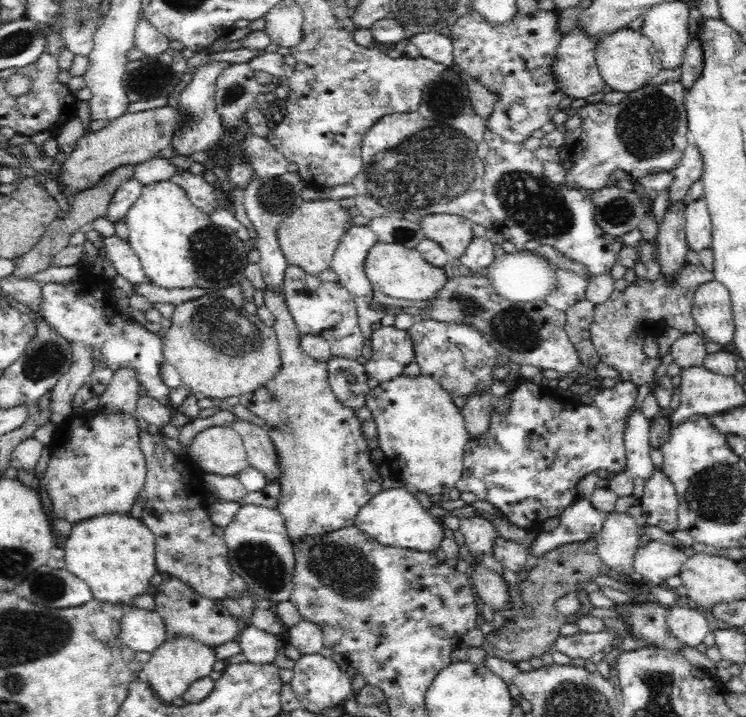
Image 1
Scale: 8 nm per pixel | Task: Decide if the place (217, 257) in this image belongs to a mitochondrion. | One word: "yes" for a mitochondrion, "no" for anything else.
yes

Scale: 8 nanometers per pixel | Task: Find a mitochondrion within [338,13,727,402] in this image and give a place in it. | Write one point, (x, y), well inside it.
(433, 167)

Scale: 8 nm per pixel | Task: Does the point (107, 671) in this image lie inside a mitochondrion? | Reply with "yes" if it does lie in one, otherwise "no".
no

